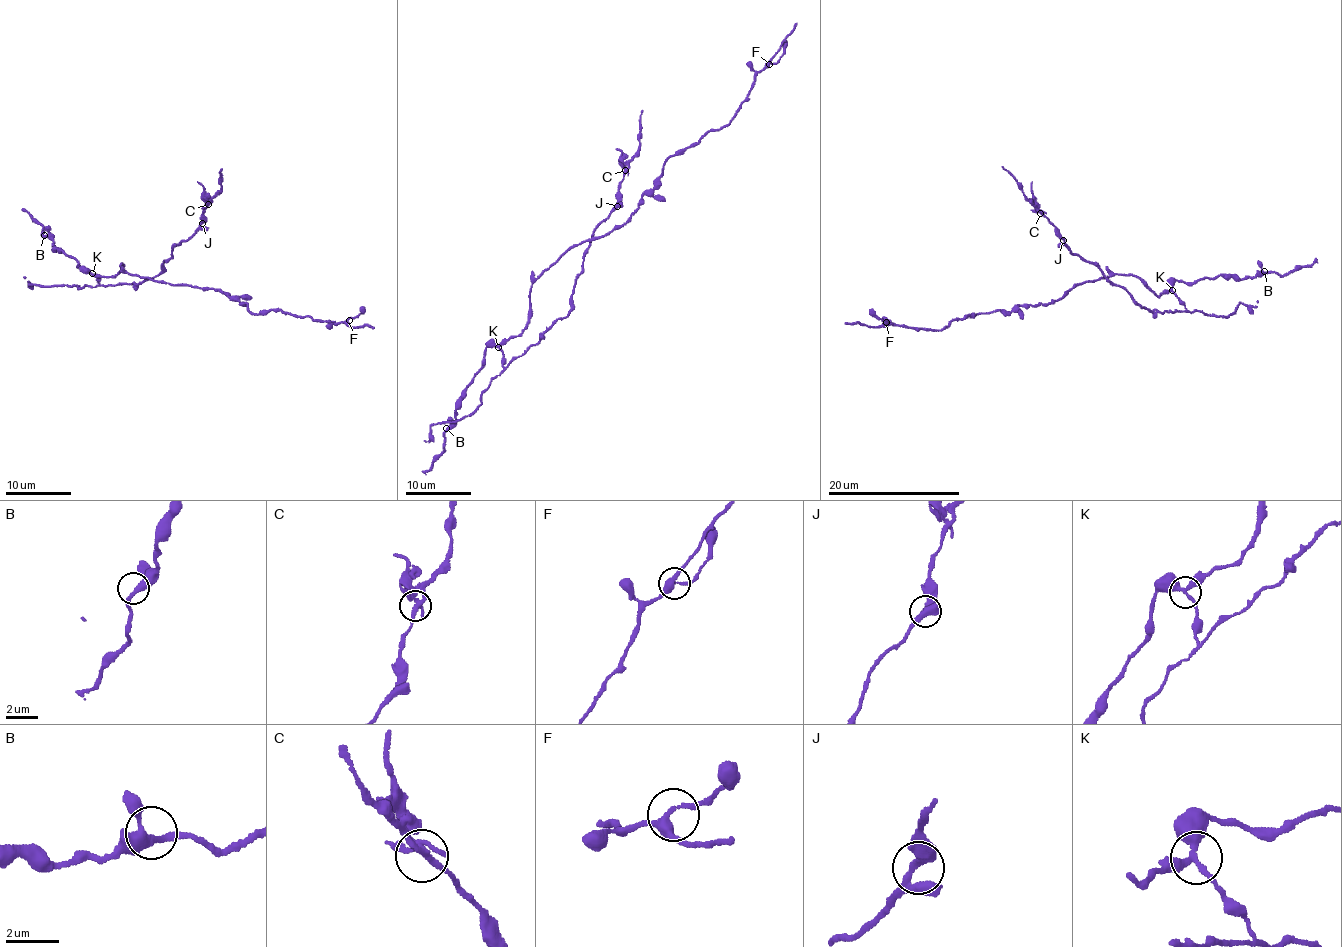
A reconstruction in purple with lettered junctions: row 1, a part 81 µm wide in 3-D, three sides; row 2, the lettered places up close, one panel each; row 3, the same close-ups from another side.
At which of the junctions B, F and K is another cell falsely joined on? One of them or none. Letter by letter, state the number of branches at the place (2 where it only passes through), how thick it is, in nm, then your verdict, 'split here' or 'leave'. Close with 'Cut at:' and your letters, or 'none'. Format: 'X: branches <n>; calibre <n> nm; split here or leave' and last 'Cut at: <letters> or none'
B: branches 3; calibre 260 nm; leave
F: branches 3; calibre 300 nm; leave
K: branches 3; calibre 260 nm; split here
Cut at: K

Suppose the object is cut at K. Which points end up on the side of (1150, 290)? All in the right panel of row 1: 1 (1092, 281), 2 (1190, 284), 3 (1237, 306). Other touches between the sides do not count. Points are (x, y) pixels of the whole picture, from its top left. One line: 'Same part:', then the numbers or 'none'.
Same part: 1, 2

